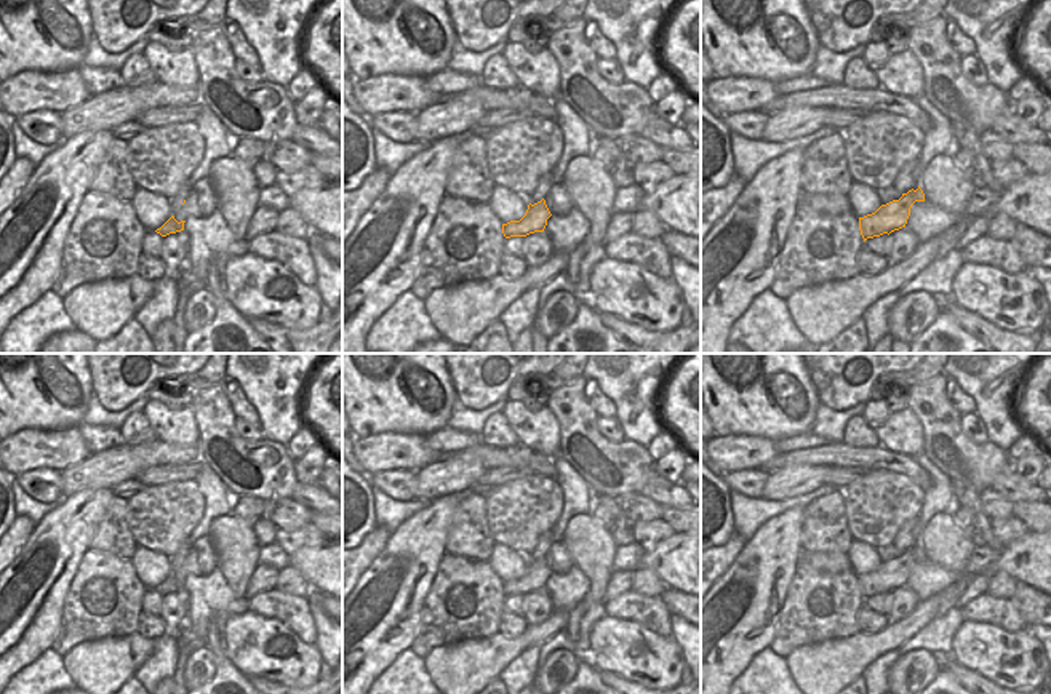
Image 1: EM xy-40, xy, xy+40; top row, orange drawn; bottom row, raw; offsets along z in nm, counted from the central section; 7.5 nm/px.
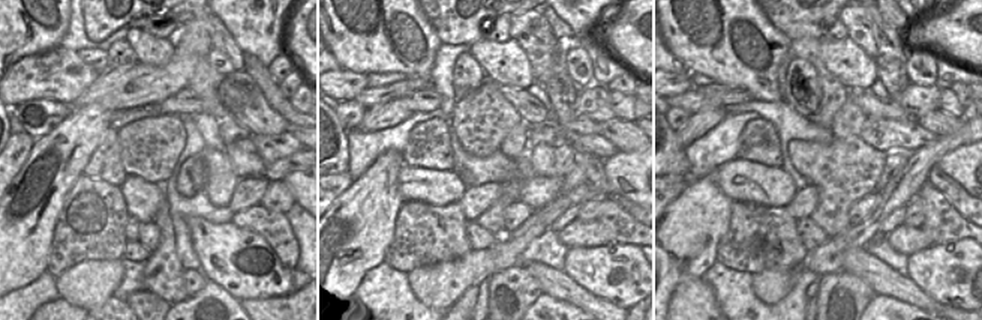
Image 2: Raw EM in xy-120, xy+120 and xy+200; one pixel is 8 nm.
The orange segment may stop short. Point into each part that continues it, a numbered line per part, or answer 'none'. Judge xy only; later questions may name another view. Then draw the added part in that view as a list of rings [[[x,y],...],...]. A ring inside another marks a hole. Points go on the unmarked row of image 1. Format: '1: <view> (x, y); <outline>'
1: xy (559, 560); [[[561,539],[552,542],[544,558],[550,572],[566,574],[573,566],[573,558]]]

